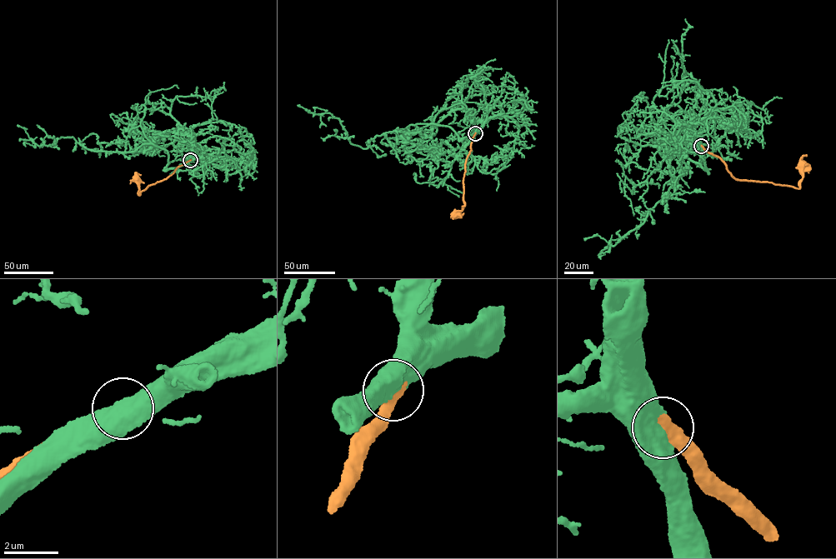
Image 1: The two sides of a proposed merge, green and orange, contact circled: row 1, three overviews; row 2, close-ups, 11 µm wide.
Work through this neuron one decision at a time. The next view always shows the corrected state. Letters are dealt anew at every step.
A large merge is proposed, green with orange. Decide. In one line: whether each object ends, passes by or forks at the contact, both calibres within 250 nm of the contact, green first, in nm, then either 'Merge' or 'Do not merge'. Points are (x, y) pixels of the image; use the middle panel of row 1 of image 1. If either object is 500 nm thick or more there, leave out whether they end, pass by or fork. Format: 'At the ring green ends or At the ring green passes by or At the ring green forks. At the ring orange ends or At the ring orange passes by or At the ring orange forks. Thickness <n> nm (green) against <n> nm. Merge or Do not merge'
Thickness 750 nm (green) against 550 nm. Merge

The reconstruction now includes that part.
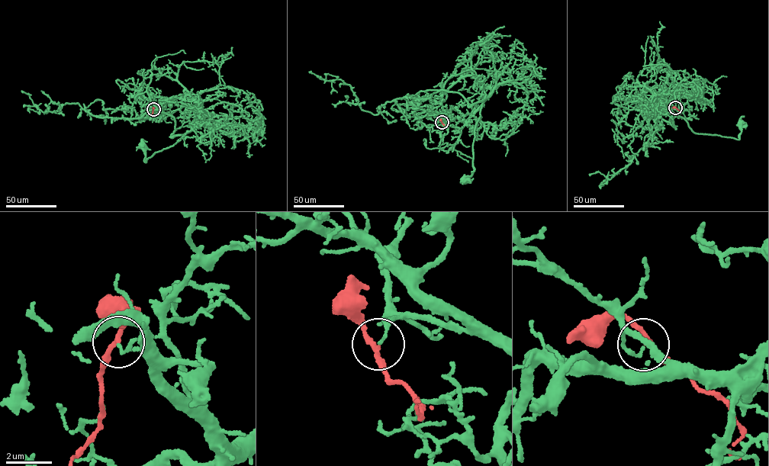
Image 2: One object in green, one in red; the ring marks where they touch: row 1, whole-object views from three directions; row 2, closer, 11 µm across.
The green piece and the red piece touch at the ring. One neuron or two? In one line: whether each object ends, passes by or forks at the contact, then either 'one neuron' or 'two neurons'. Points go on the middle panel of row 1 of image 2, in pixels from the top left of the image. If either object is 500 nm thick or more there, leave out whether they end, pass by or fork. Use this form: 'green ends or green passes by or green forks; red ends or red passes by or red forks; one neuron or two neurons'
green ends; red passes by; two neurons

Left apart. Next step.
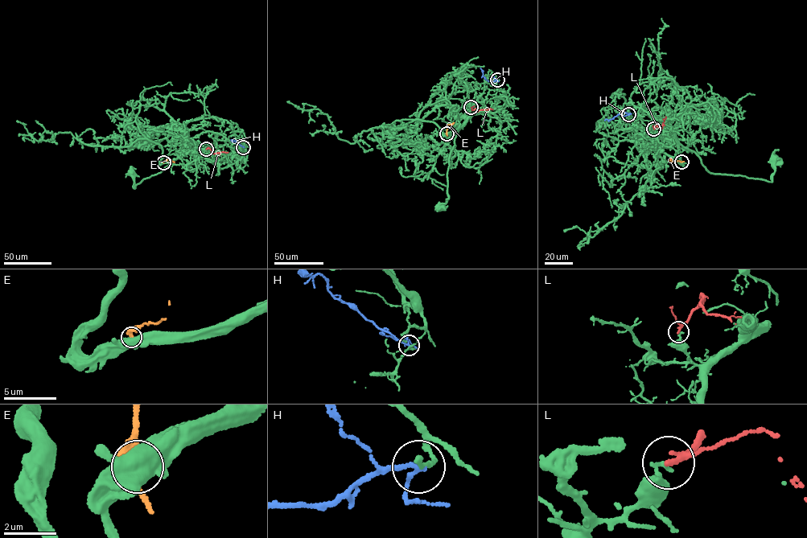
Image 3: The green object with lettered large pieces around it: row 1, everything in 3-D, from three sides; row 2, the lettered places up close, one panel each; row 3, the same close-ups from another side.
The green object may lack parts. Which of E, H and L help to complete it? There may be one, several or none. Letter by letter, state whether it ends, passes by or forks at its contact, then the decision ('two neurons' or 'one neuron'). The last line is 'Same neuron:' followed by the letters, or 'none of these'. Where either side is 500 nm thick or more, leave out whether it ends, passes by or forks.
E: two neurons
H: it passes by; two neurons
L: it passes by; two neurons
Same neuron: none of these

